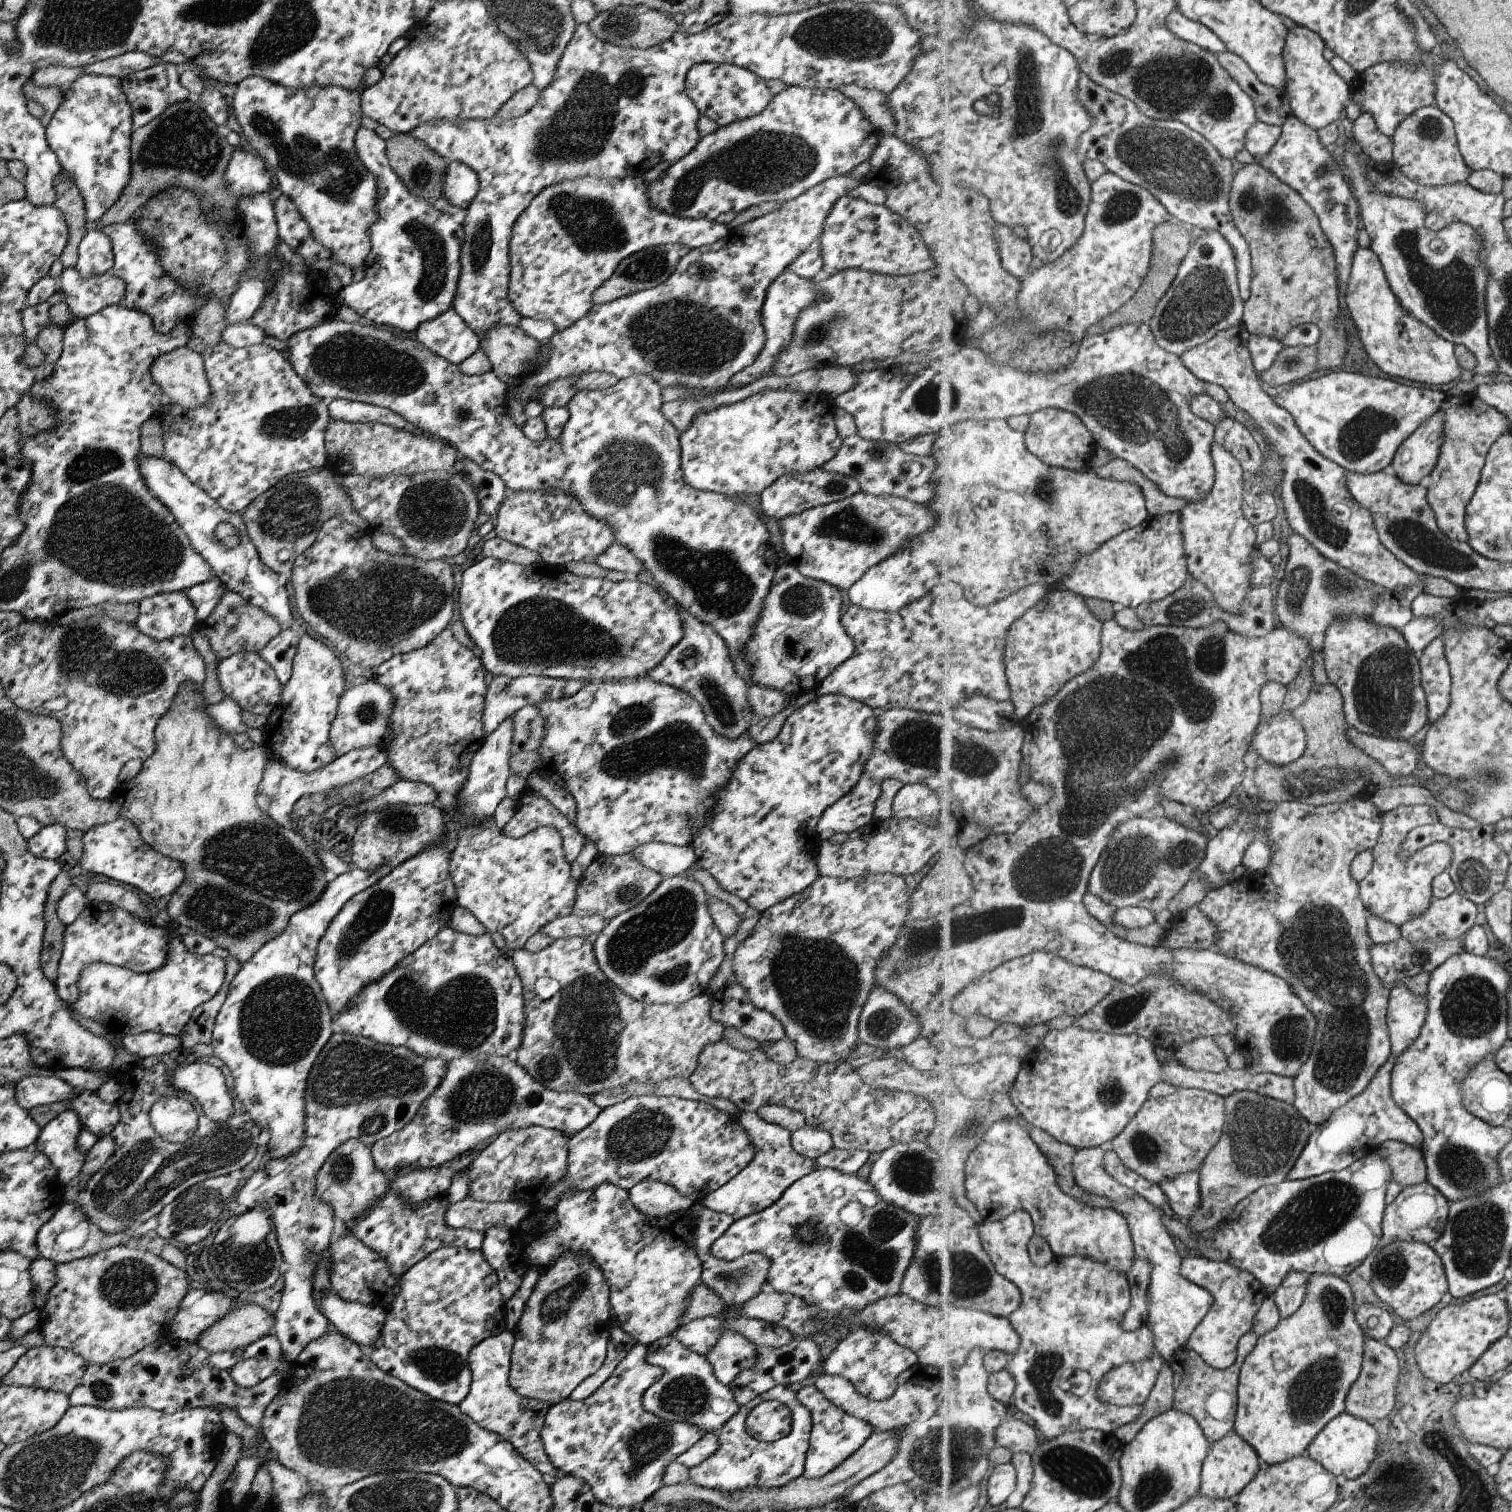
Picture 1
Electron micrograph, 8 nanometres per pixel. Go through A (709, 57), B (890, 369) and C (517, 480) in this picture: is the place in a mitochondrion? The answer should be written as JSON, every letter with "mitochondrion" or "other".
{"A":"other","B":"other","C":"other"}

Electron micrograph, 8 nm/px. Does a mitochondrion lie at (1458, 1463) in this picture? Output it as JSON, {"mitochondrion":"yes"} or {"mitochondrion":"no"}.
{"mitochondrion":"no"}

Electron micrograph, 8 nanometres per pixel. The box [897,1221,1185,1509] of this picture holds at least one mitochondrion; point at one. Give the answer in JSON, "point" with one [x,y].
{"point":[933,1455]}

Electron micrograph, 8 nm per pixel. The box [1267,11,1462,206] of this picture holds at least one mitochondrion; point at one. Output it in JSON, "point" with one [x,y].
{"point":[1429,128]}

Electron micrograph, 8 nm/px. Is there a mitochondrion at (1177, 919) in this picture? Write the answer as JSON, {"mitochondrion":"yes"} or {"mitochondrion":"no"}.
{"mitochondrion":"no"}

